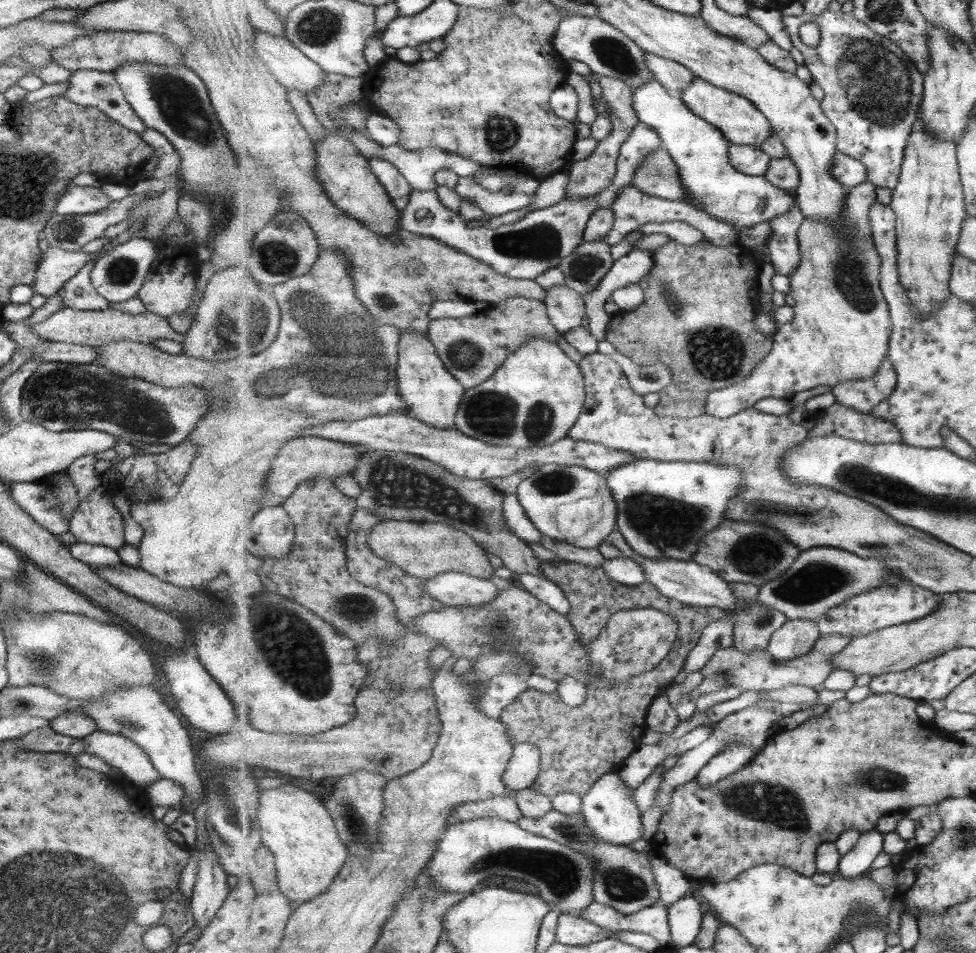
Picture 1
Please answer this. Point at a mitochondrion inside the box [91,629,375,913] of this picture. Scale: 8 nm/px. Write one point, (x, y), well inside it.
(351, 814)

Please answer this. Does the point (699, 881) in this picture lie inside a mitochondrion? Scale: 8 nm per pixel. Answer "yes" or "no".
no

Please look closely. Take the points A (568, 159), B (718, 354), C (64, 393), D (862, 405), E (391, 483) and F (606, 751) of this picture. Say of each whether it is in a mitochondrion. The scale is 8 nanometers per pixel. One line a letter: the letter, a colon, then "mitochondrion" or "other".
A: other
B: mitochondrion
C: mitochondrion
D: other
E: mitochondrion
F: other

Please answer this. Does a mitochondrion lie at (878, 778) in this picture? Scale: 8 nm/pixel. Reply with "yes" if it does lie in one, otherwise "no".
yes

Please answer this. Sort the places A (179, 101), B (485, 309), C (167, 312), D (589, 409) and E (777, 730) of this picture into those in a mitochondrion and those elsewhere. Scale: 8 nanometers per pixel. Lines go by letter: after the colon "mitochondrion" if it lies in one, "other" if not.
A: mitochondrion
B: other
C: other
D: other
E: other

